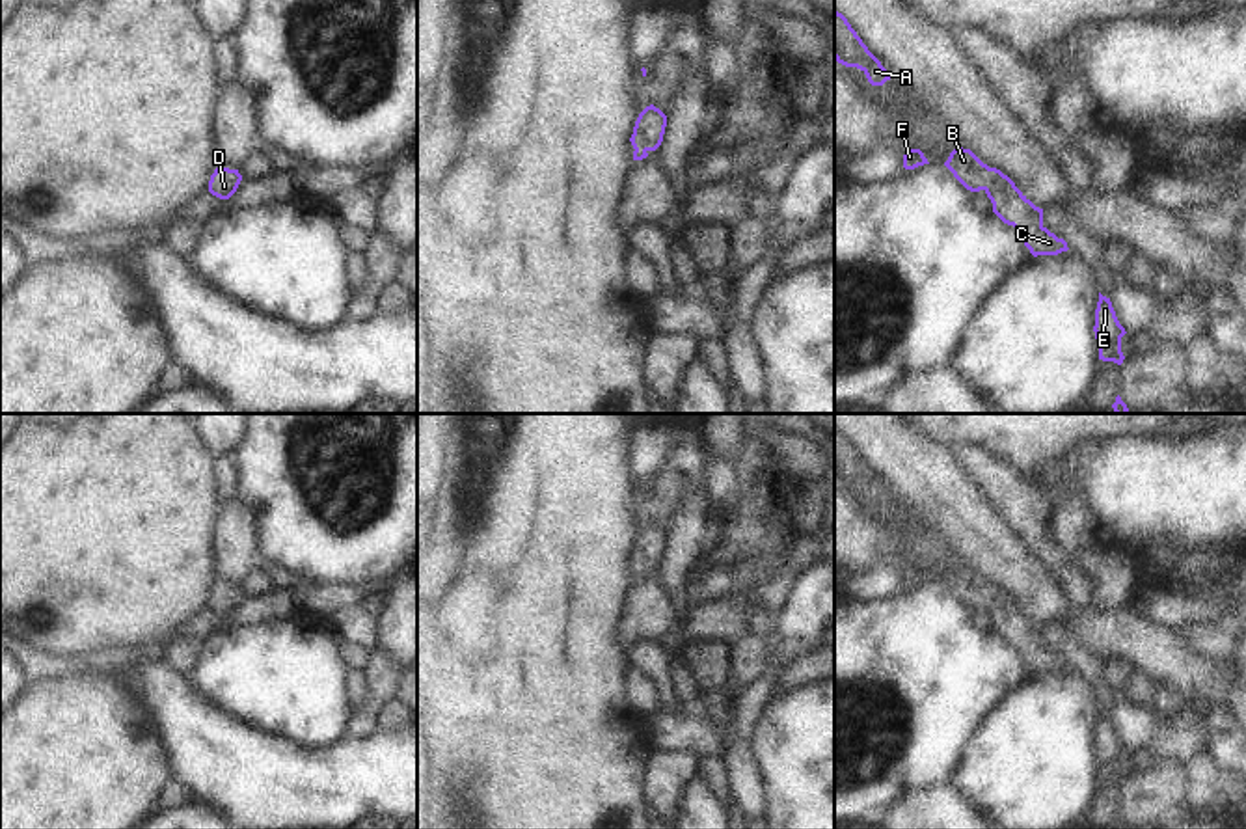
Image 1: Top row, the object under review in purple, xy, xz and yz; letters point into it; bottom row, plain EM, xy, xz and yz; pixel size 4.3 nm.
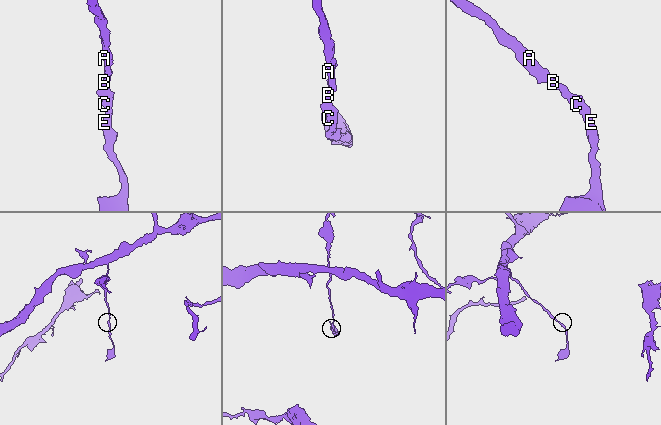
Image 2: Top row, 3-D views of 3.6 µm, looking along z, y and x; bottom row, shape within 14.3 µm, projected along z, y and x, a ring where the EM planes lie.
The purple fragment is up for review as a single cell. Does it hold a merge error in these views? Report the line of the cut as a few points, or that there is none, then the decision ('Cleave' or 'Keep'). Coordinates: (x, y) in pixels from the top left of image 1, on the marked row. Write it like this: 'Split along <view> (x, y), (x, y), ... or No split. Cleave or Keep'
No split. Keep

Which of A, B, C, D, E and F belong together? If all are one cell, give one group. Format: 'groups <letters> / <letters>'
groups A B C D E F

